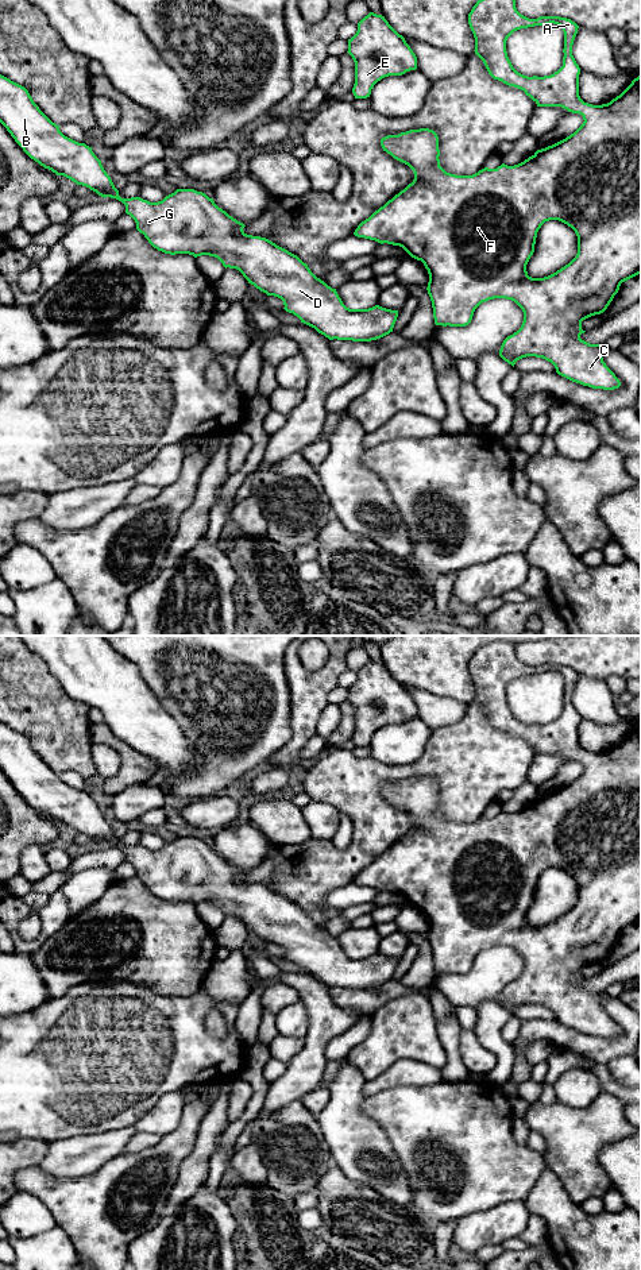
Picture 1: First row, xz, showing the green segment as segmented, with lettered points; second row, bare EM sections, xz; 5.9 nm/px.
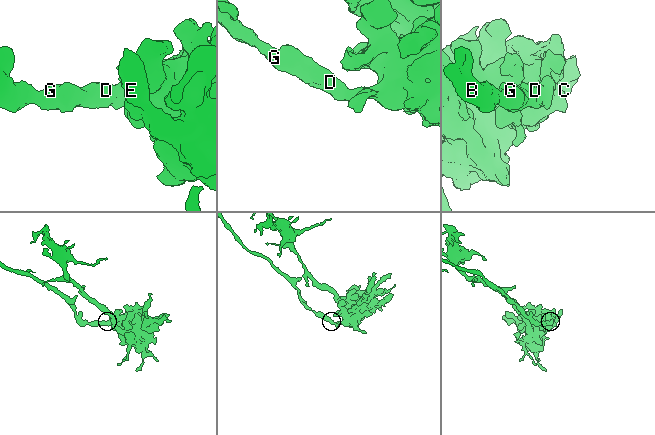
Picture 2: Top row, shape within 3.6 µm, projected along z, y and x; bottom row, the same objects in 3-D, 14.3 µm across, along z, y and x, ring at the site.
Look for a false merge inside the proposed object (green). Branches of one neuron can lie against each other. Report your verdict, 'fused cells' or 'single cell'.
single cell

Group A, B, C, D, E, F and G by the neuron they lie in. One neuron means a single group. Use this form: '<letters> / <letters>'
A B C D E F G

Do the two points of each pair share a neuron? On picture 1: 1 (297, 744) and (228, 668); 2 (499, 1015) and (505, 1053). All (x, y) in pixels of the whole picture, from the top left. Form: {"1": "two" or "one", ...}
{"1": "two", "2": "one"}

